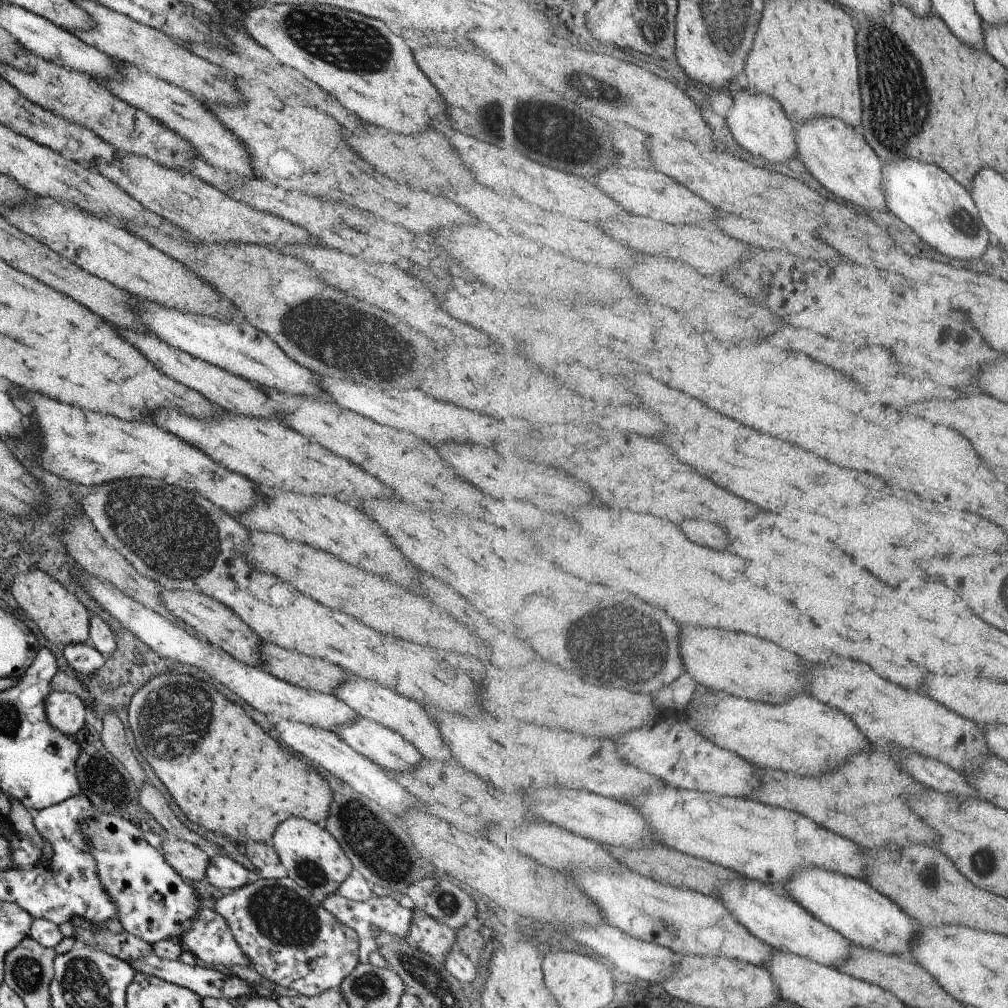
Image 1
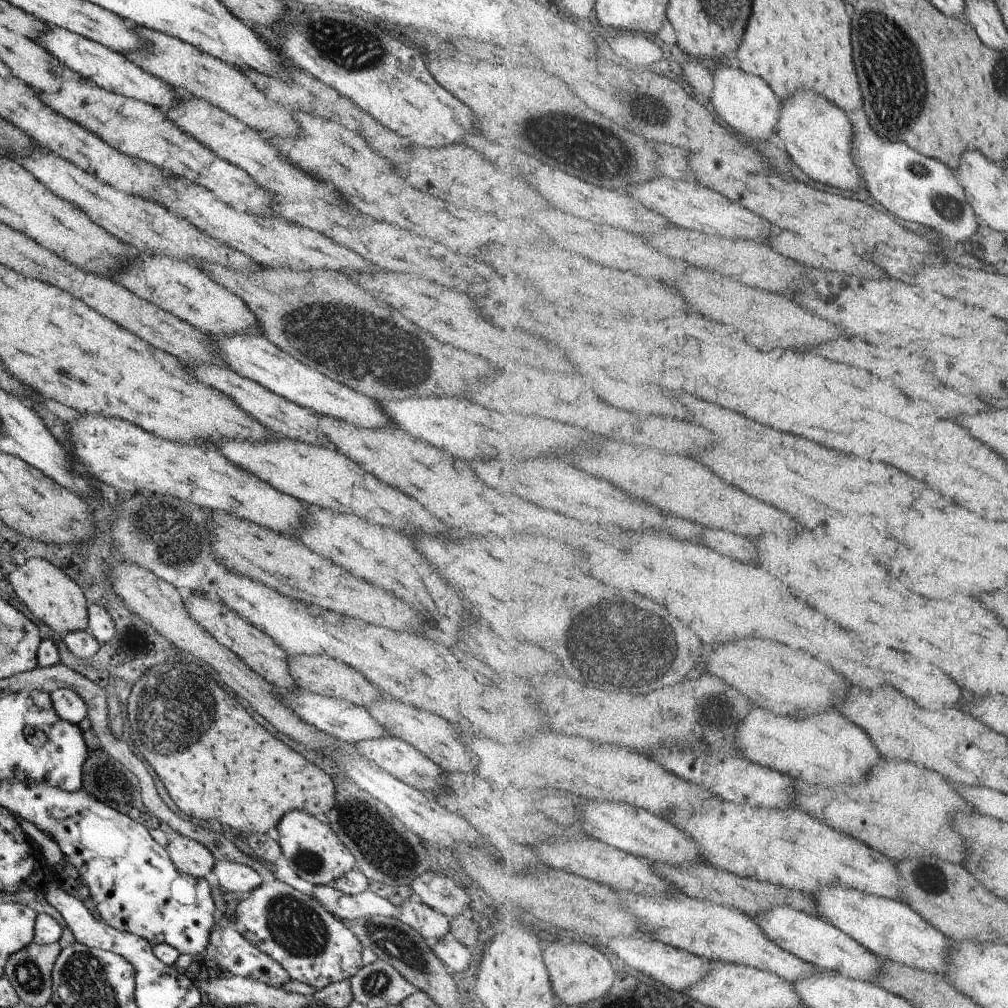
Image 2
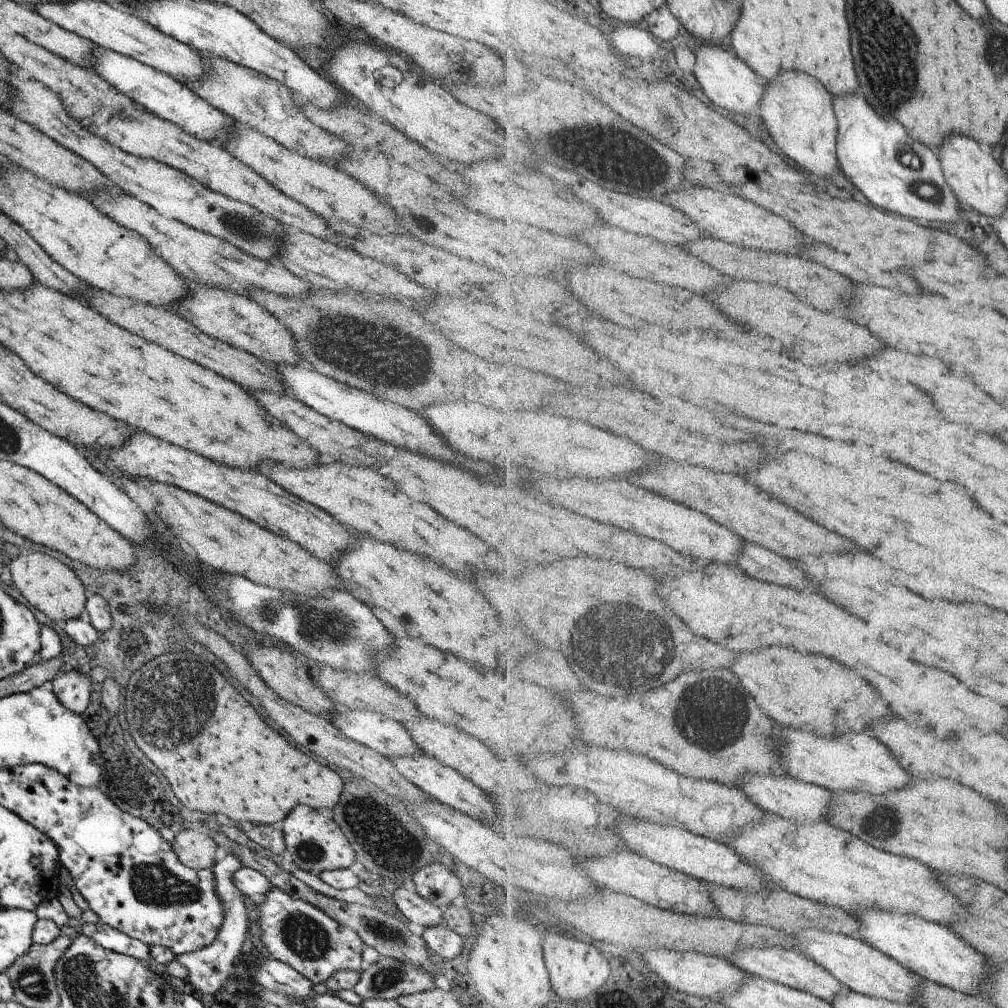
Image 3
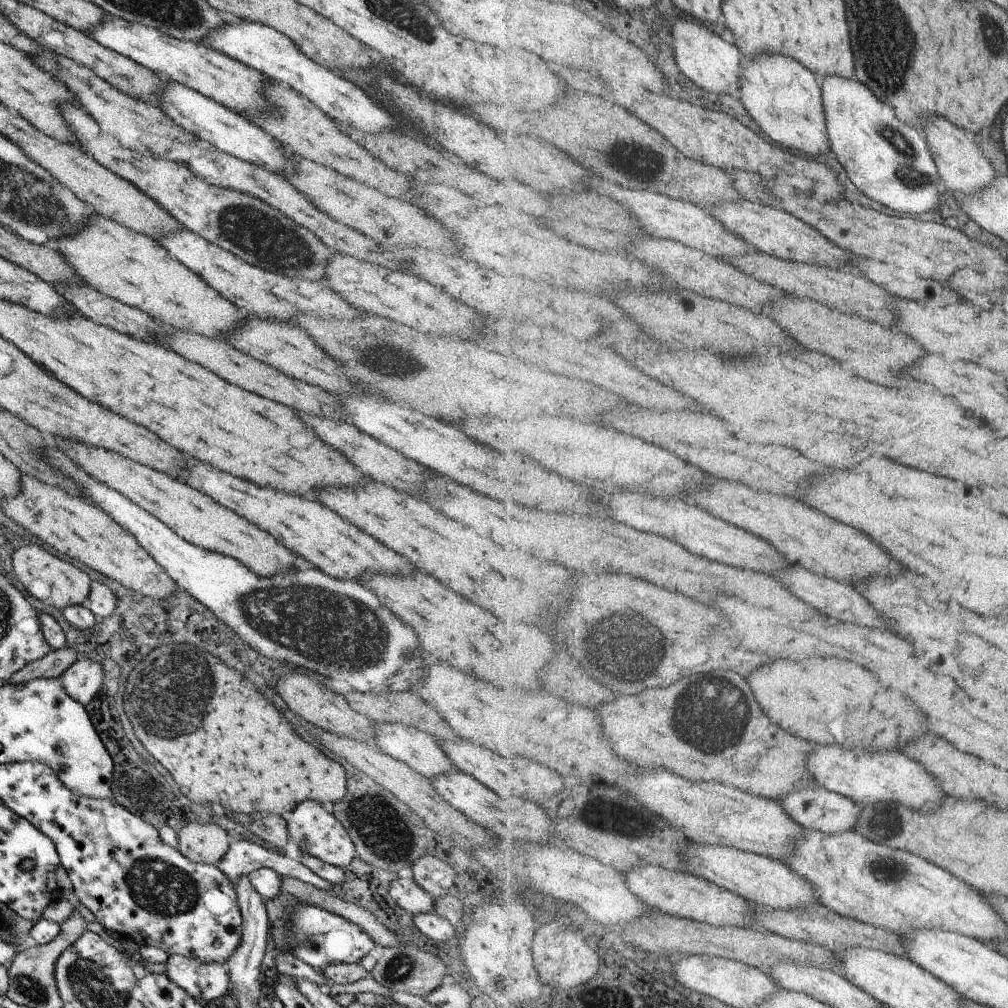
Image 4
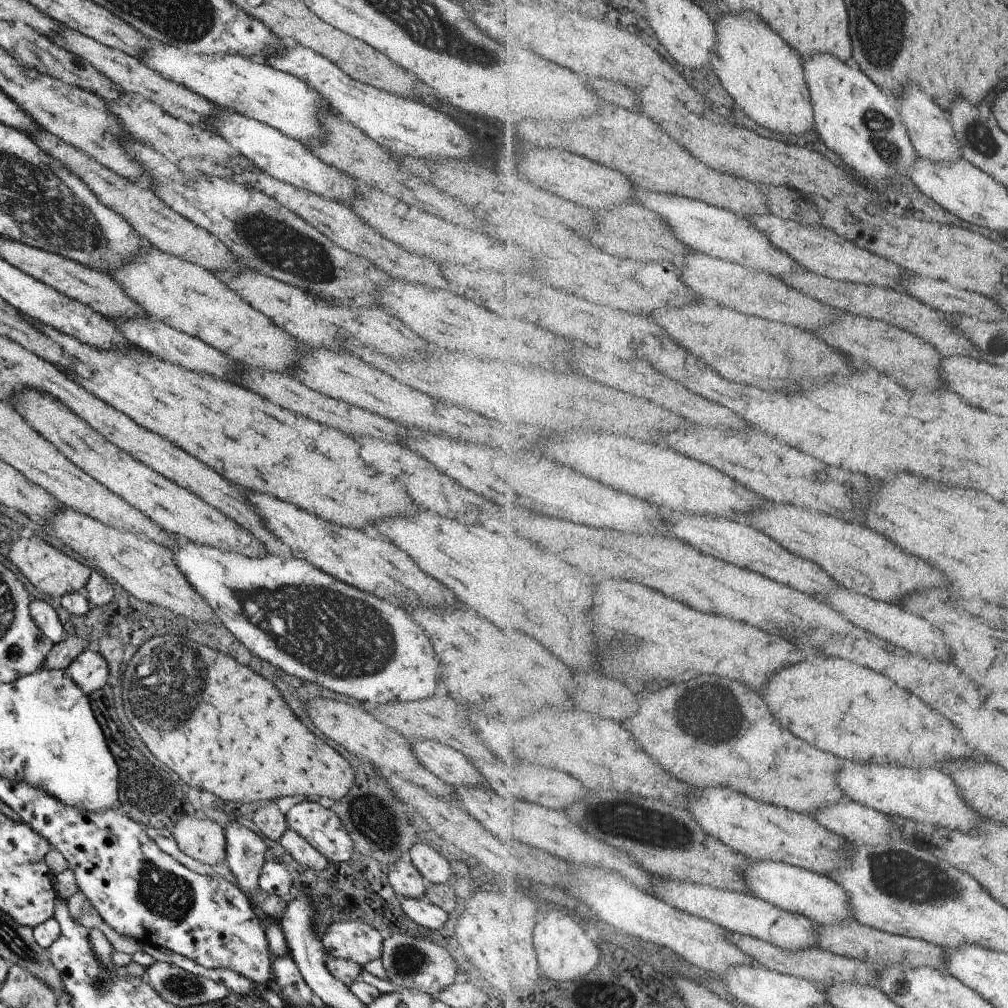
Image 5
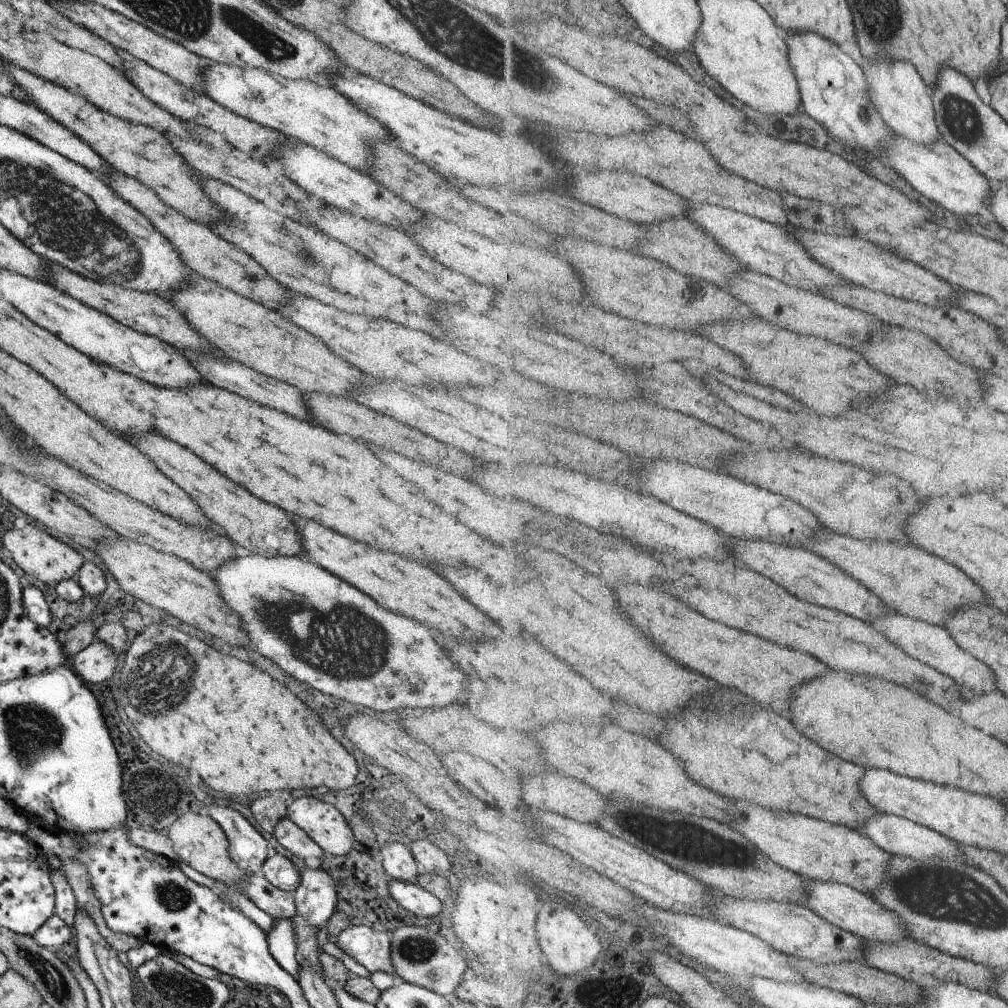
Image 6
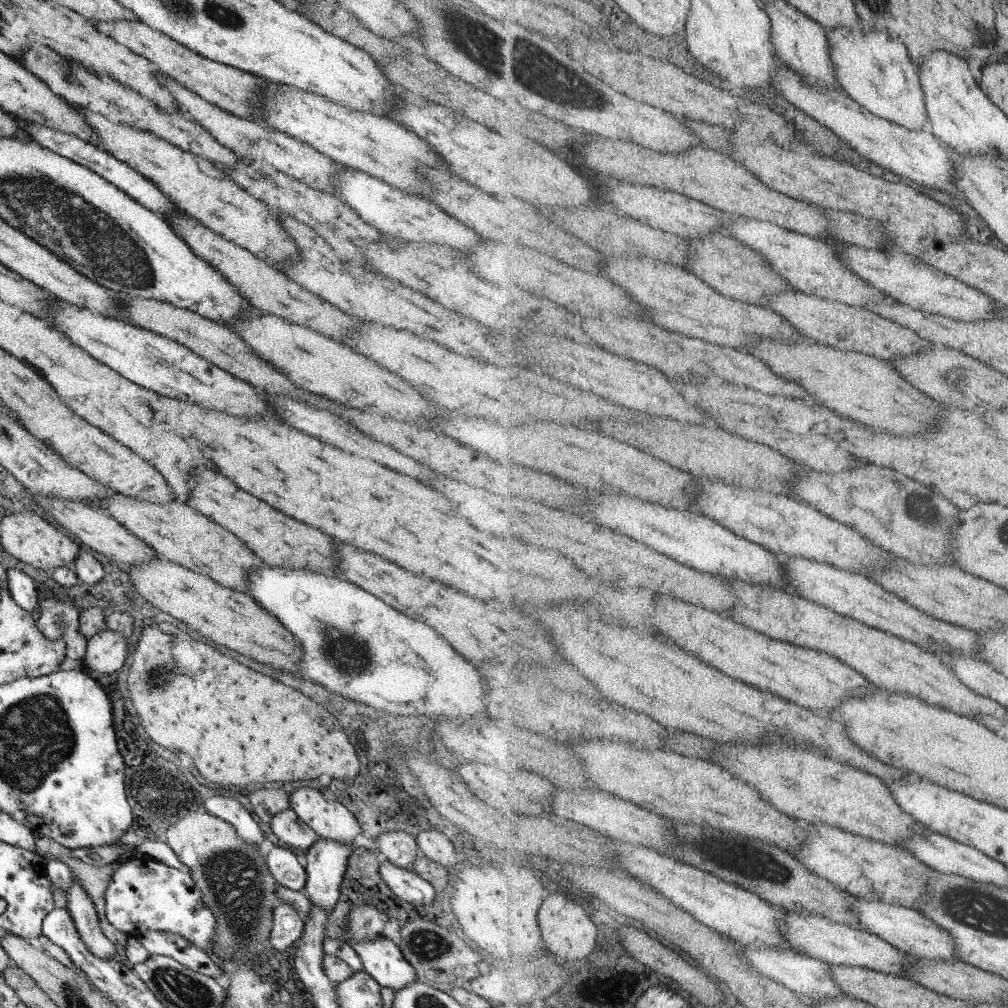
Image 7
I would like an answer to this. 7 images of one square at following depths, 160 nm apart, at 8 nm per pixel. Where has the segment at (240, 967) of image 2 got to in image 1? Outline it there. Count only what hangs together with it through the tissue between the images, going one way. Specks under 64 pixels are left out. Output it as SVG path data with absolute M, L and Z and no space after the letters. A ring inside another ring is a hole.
M199 908L192 926L178 937L180 946L207 966L248 966L247 956L239 950L227 924L214 910Z

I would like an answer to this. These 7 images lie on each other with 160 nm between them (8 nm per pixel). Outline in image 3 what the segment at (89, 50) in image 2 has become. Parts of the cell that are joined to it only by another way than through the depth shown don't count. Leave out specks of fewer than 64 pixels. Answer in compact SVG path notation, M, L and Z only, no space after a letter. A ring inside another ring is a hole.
M99 46L94 49L92 57L96 60L91 68L95 74L98 74L118 93L124 94L135 104L143 106L145 110L153 112L161 120L167 120L193 138L204 141L223 141L230 136L228 131L234 126L235 121L197 96L187 85L177 82L168 74Z

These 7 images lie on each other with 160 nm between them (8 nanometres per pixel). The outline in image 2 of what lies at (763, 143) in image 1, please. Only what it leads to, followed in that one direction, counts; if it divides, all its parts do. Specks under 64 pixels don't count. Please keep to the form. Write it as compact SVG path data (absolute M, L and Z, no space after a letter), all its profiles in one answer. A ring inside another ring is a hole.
M725 61L718 63L718 68L710 72L713 78L710 100L719 116L722 116L732 129L740 131L745 141L753 138L769 140L775 136L777 122L781 118L781 104L769 84L761 76L745 72L739 66L732 68L727 66Z

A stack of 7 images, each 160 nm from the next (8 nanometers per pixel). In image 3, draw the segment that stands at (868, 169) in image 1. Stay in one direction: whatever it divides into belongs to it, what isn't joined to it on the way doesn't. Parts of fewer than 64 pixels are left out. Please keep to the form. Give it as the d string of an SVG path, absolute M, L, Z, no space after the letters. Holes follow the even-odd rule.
M787 72L775 78L775 82L765 81L765 92L760 106L760 116L779 144L779 148L803 168L828 180L839 168L838 118L833 112L831 92L815 76L803 72ZM779 84L779 86L777 86ZM767 110L767 112L765 112ZM763 112L763 114L761 114Z

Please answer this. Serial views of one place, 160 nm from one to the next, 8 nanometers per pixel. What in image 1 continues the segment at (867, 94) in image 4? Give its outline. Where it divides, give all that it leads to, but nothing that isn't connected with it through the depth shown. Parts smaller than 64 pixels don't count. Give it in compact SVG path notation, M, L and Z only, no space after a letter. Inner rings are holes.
M913 158L891 164L883 162L887 202L891 213L908 225L919 238L935 246L941 254L959 260L981 260L994 241L985 227L970 189L953 180L935 164L923 164Z

